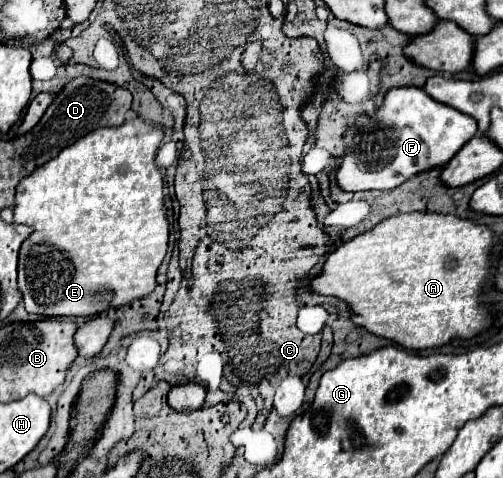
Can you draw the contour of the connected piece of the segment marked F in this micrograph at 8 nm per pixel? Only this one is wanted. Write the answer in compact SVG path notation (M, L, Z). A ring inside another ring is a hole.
M393 88L387 92L383 104L373 116L359 116L347 130L347 152L337 170L337 184L347 192L357 190L391 190L403 184L413 174L425 172L427 168L445 166L465 142L477 134L477 122L425 94L423 88Z

